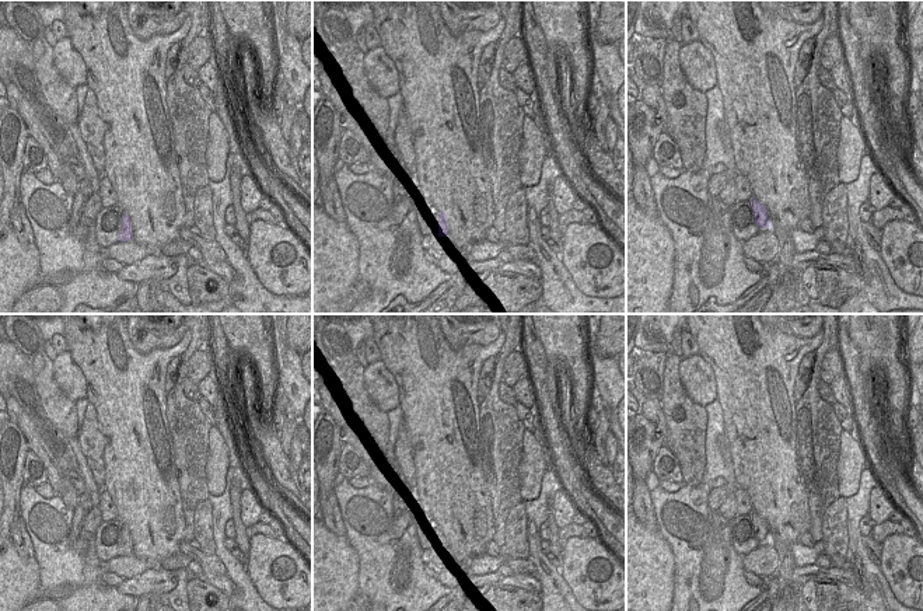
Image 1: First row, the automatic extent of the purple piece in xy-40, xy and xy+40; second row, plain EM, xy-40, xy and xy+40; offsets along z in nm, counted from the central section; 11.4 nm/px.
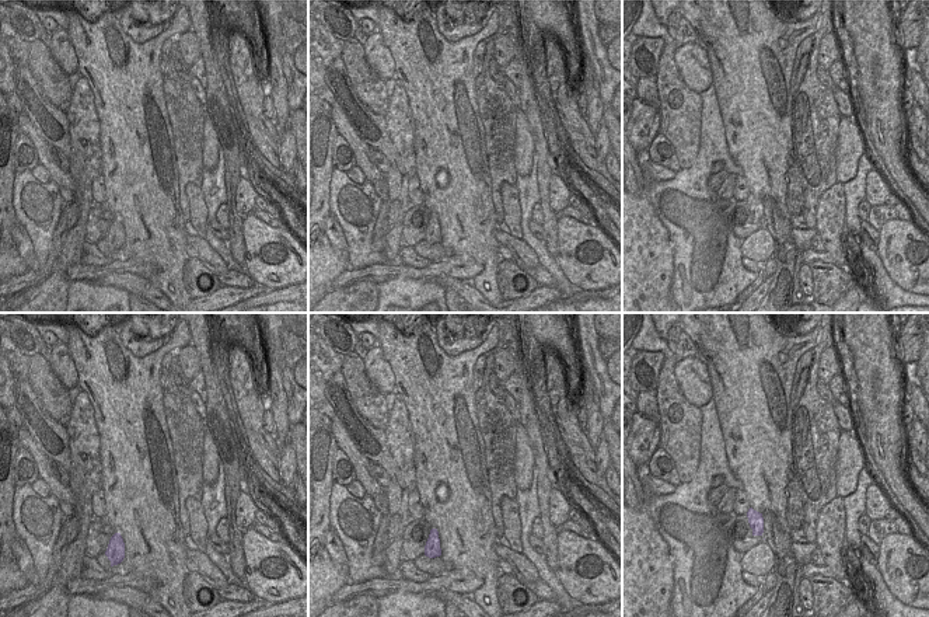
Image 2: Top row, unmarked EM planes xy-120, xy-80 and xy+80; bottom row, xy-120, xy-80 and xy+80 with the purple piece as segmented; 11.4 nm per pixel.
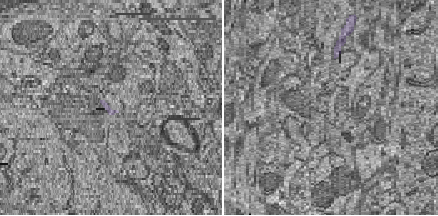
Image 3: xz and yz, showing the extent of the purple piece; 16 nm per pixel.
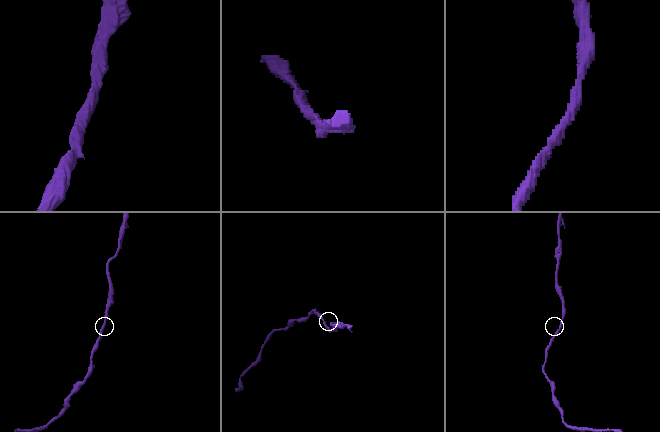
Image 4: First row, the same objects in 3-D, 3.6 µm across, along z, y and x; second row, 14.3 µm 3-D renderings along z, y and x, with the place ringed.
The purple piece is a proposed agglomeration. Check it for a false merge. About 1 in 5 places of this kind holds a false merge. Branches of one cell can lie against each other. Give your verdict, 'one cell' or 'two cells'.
one cell

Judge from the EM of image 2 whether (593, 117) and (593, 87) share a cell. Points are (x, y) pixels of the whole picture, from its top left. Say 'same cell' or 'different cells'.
same cell

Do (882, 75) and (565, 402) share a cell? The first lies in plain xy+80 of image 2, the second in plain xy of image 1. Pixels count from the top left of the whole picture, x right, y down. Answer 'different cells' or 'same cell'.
different cells

